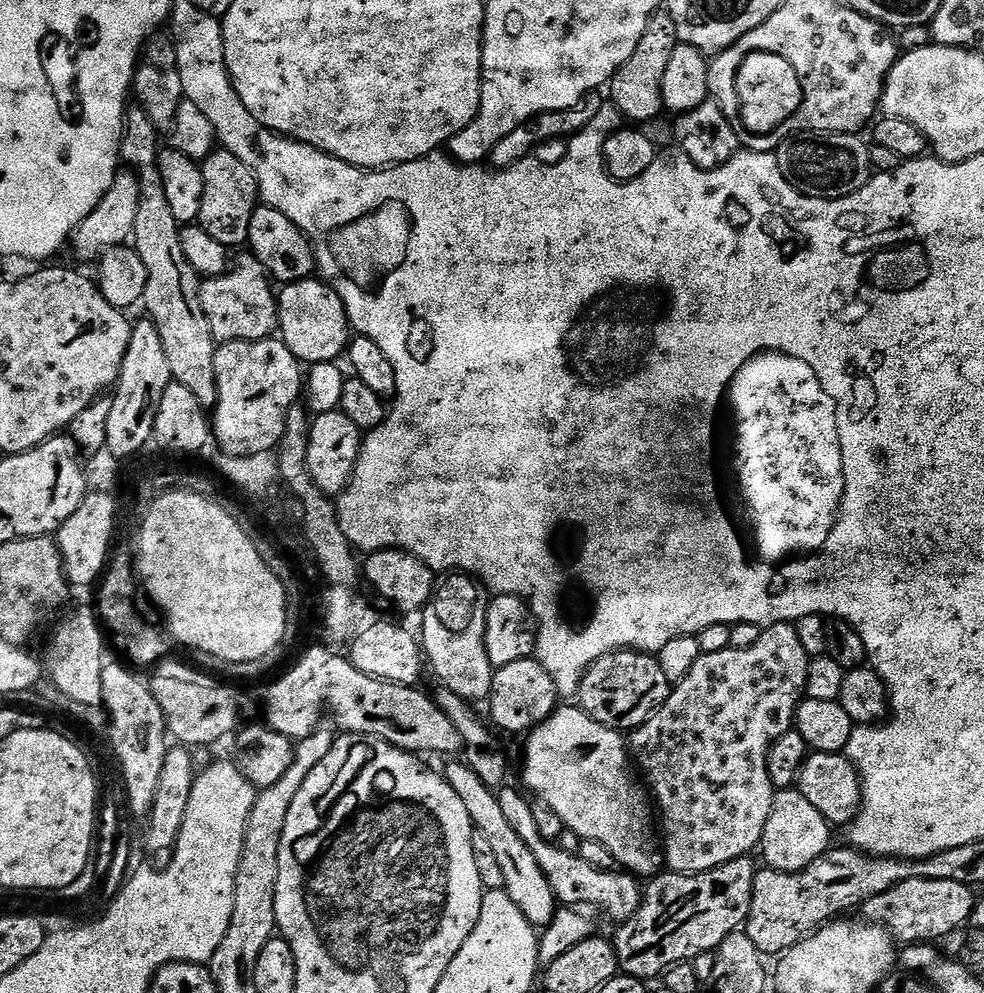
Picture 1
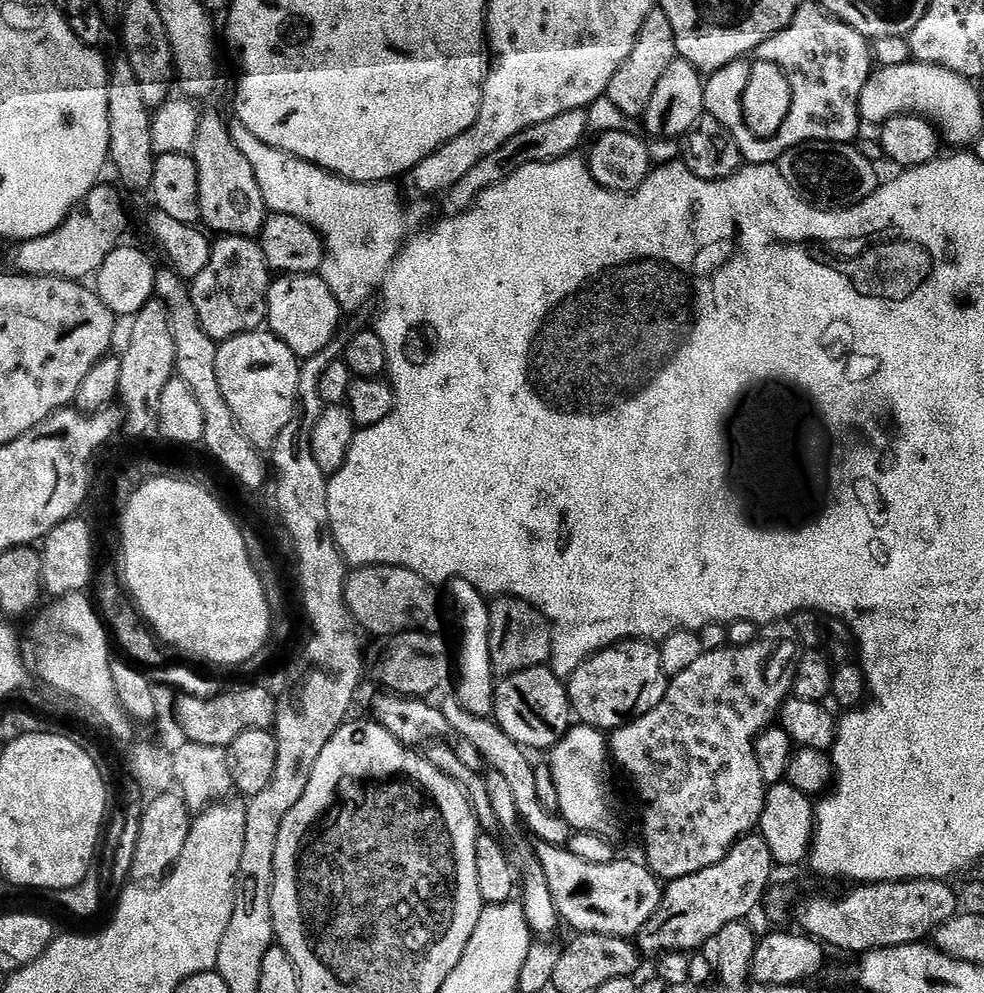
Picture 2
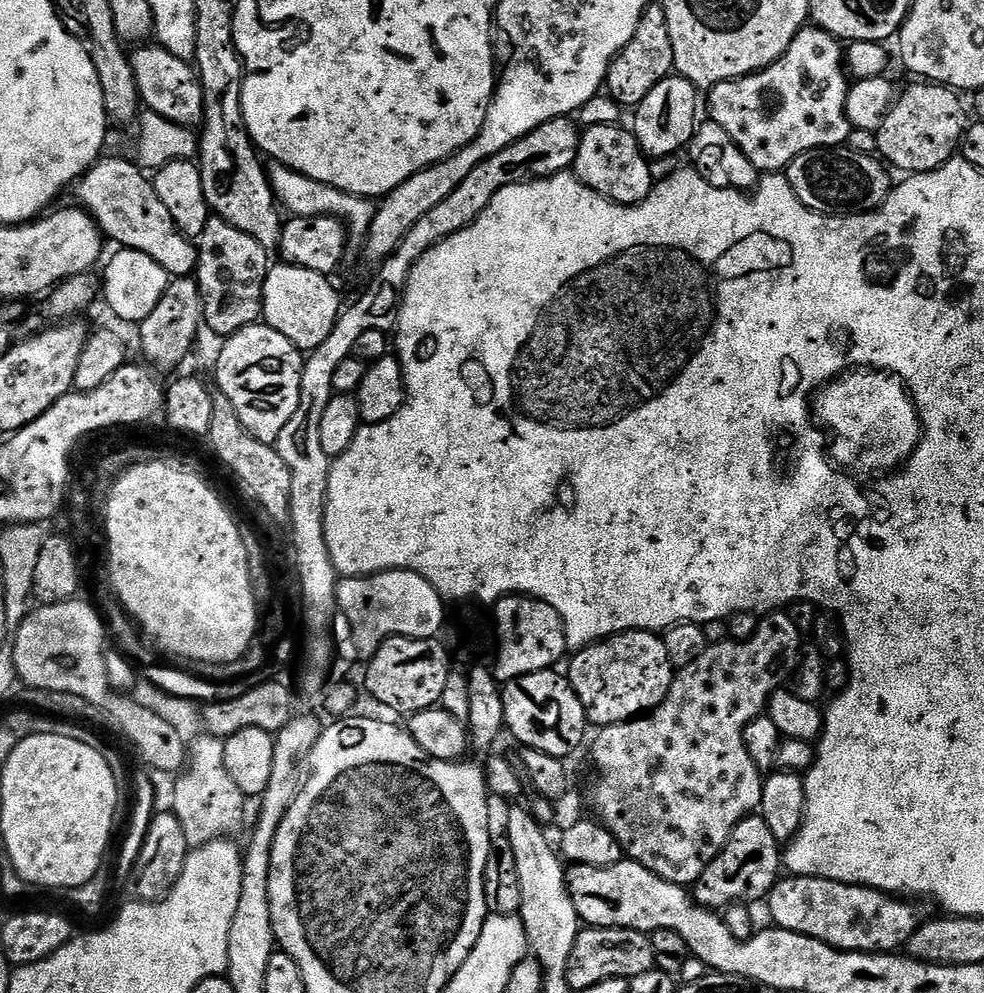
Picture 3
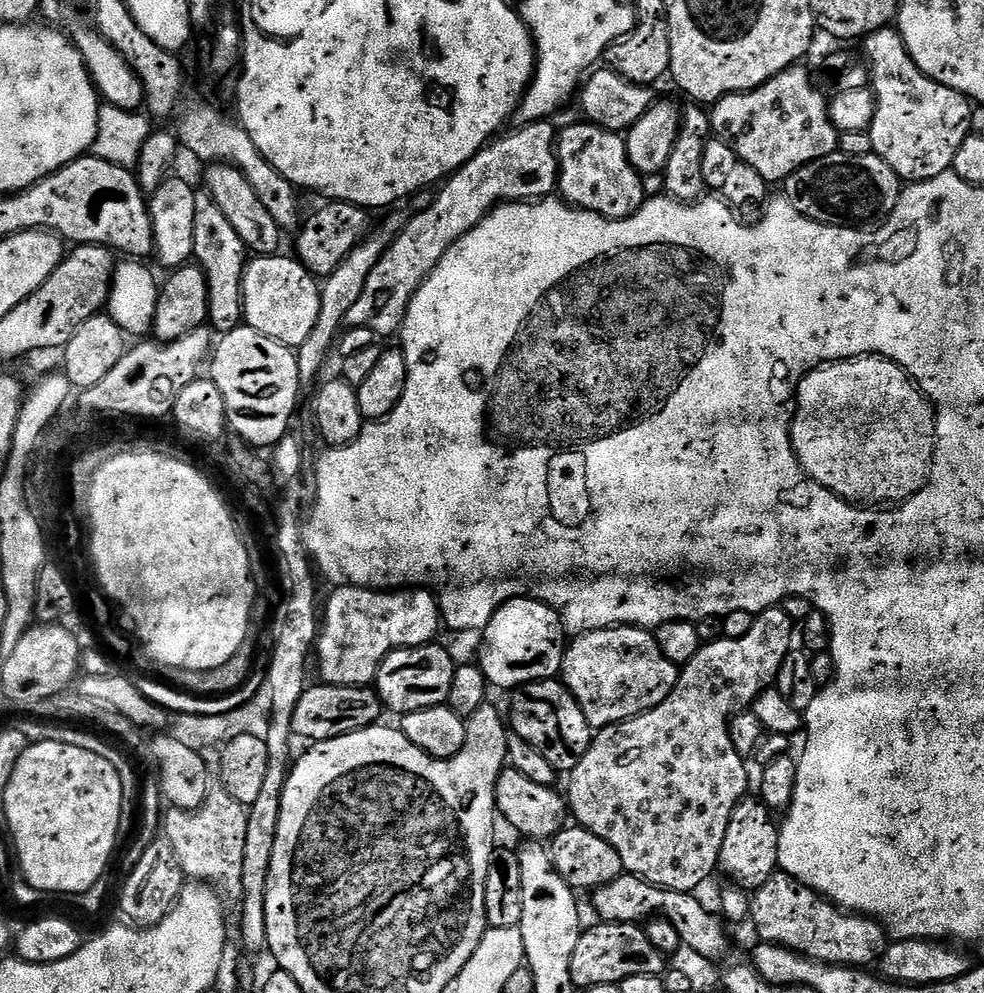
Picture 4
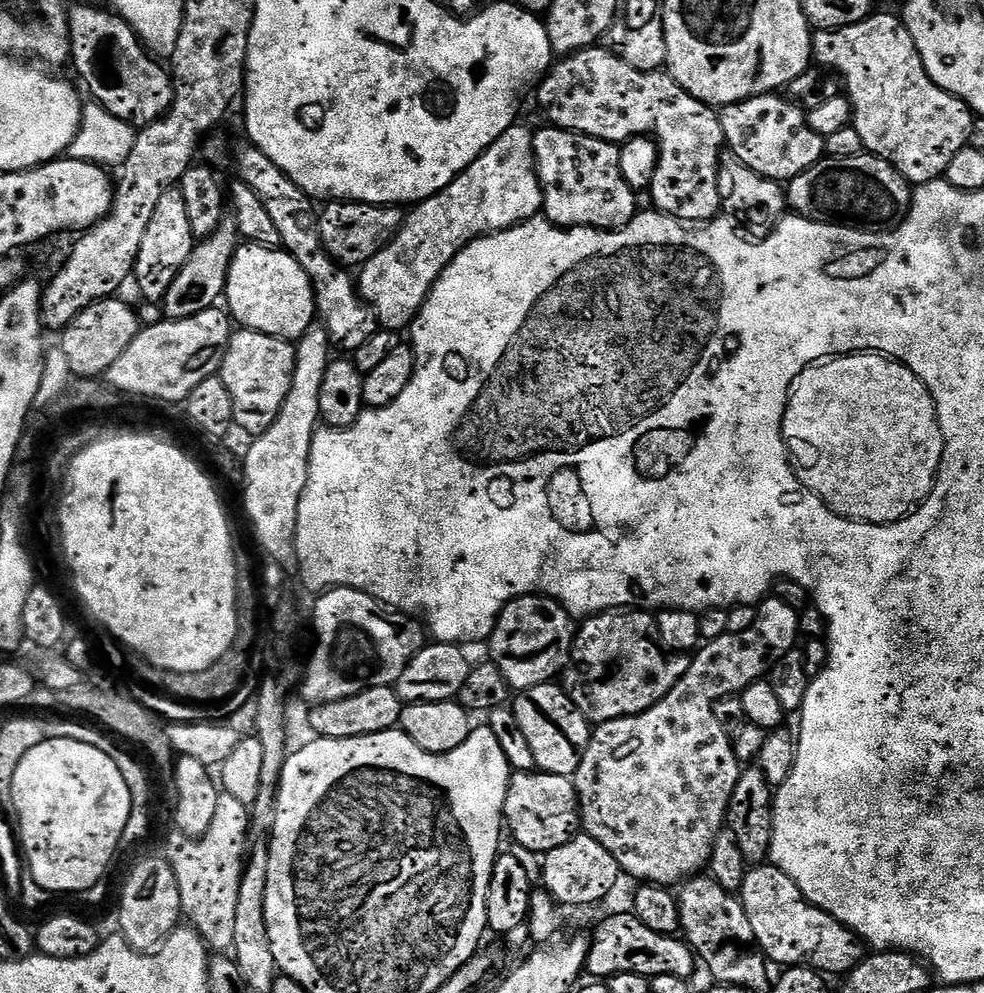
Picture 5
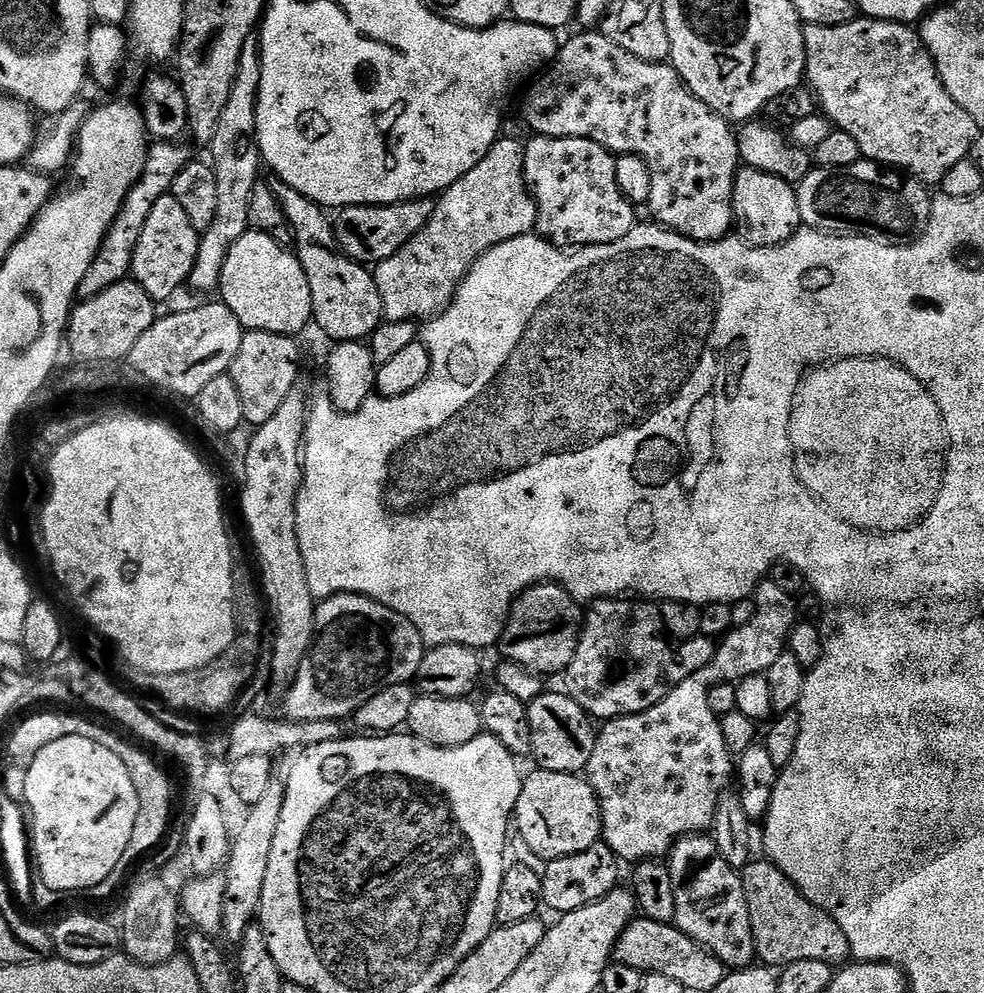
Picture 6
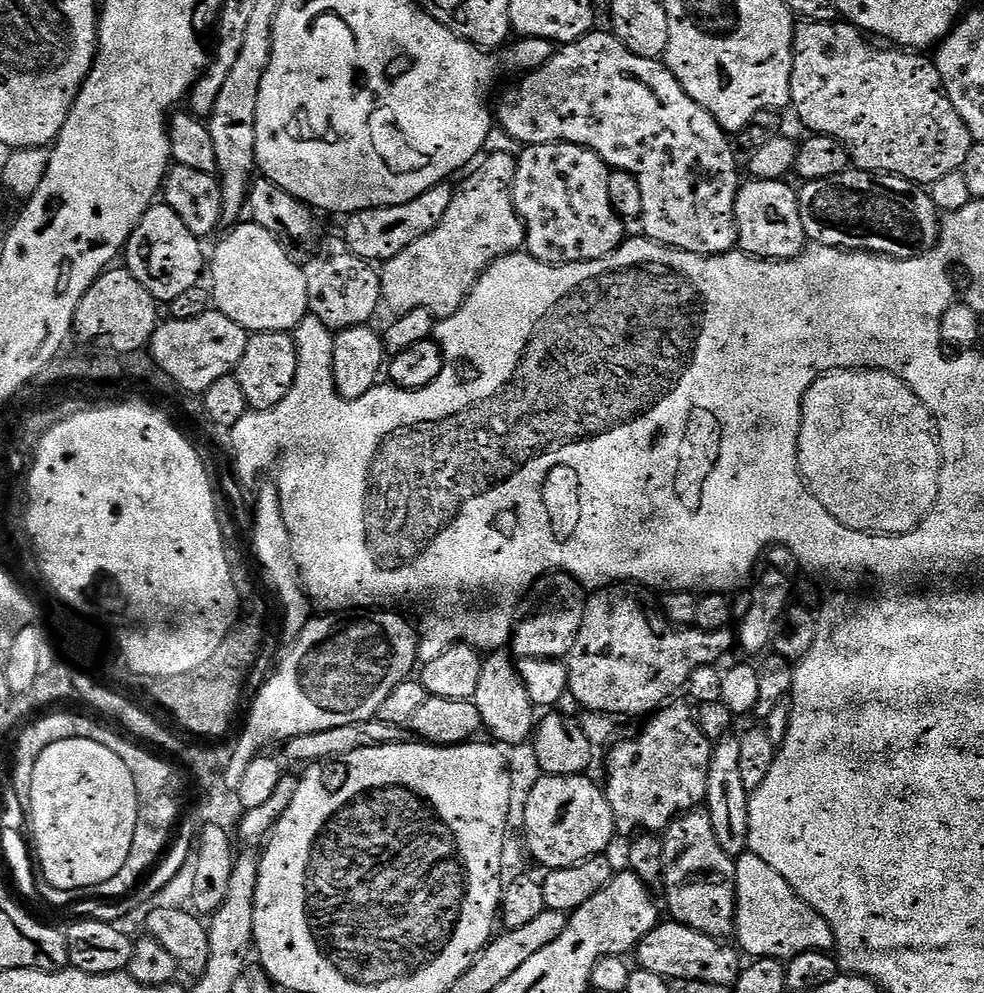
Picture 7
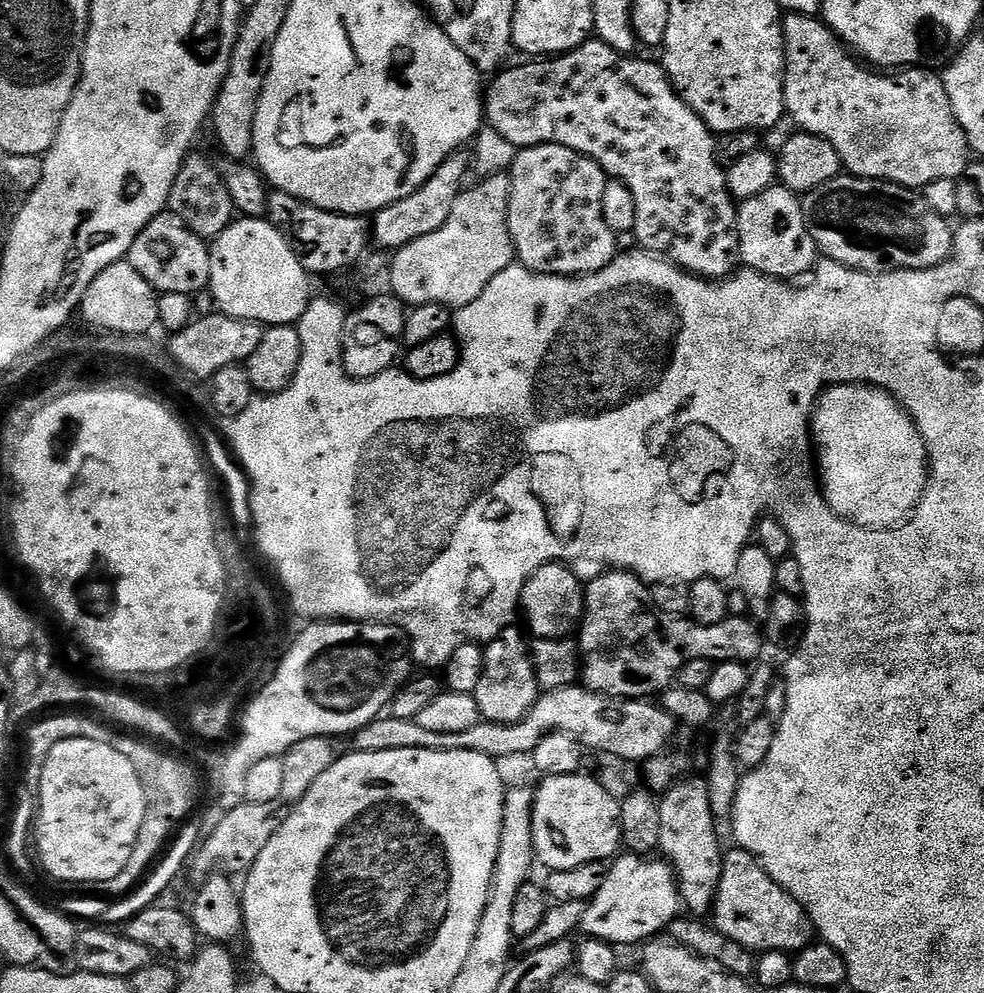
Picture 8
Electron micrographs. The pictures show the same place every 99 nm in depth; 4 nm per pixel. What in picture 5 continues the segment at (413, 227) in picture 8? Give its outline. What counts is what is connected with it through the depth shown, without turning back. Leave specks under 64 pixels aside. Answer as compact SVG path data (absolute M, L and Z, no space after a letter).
M338 200L323 205L320 217L320 233L326 250L341 266L363 266L367 260L374 258L378 250L382 250L395 238L398 230L404 225L405 209L400 206L381 206L379 204L357 204L355 200Z

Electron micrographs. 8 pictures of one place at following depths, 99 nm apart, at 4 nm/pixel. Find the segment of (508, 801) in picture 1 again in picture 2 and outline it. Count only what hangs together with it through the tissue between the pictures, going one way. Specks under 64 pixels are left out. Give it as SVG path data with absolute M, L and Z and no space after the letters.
M536 840L534 851L542 871L546 874L546 884L550 886L550 894L554 894L554 906L558 910L561 921L573 928L573 933L593 932L603 936L639 937L640 931L650 922L650 918L660 908L662 884L657 876L643 863L635 864L632 860L617 858L609 864L594 866L594 862L586 862L570 854L570 850L562 845L548 845Z

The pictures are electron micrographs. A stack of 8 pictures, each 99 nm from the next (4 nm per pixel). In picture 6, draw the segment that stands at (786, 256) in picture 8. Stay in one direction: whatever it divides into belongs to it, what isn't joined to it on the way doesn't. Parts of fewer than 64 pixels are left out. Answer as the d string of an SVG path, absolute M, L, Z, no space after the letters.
M747 166L736 173L732 195L734 224L747 243L758 248L772 248L784 244L801 227L796 189L791 183L774 174L759 172Z

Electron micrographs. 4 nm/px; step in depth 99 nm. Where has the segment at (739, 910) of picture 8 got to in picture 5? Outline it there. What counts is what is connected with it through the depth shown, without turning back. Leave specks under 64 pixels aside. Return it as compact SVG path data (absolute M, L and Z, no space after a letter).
M764 862L759 866L749 867L745 874L744 885L740 888L738 895L744 904L746 918L750 918L754 938L760 943L760 951L773 965L807 966L815 968L817 972L827 974L829 977L840 975L843 977L852 972L854 966L863 962L866 948L860 937L849 928L845 928L842 922L838 922L830 914L826 914L826 910L816 908L808 903L808 899L804 897L802 890L798 890L795 882L782 869L771 863Z

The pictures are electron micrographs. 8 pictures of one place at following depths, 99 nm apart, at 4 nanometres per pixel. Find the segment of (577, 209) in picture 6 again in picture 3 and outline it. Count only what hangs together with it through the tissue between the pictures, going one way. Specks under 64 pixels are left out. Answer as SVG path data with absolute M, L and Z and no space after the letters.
M594 124L580 134L580 145L574 165L575 176L590 190L616 204L641 204L652 192L654 177L649 157L636 141L635 132L620 124Z

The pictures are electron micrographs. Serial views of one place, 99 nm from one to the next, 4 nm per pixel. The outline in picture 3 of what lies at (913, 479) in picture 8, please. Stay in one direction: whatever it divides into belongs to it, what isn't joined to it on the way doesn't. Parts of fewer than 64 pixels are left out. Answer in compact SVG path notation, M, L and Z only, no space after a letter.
M852 370L825 384L815 393L814 416L836 435L832 442L830 440L831 459L852 474L888 474L907 465L922 435L912 393L904 387L899 376L879 370Z

